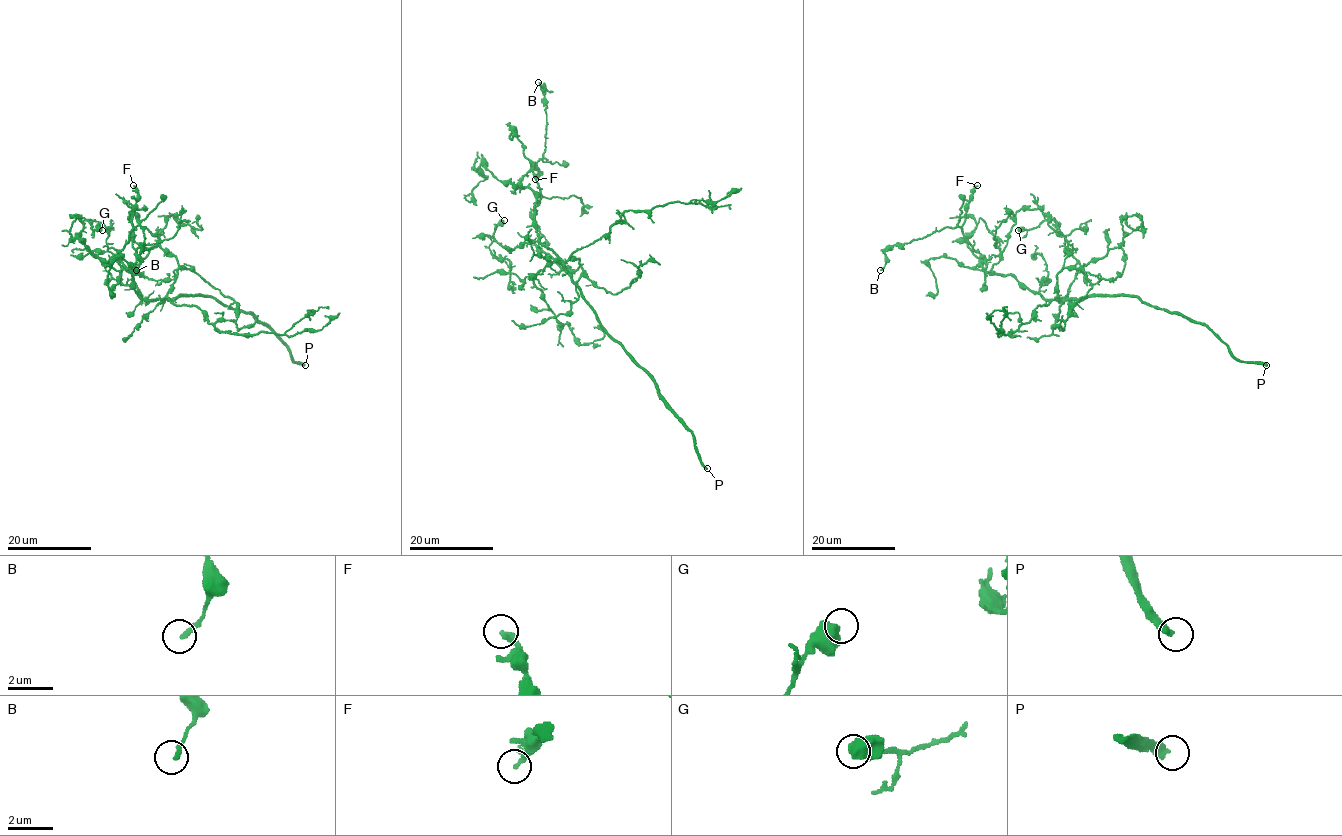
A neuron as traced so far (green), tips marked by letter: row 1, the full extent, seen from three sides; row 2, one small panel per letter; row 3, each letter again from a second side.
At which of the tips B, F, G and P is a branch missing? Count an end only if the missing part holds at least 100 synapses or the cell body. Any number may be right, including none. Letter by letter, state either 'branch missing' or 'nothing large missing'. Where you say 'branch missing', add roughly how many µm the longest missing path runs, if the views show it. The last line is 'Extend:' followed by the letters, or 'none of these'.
B: nothing large missing
F: nothing large missing
G: nothing large missing
P: branch missing; about 90 µm are missing
Extend: P

